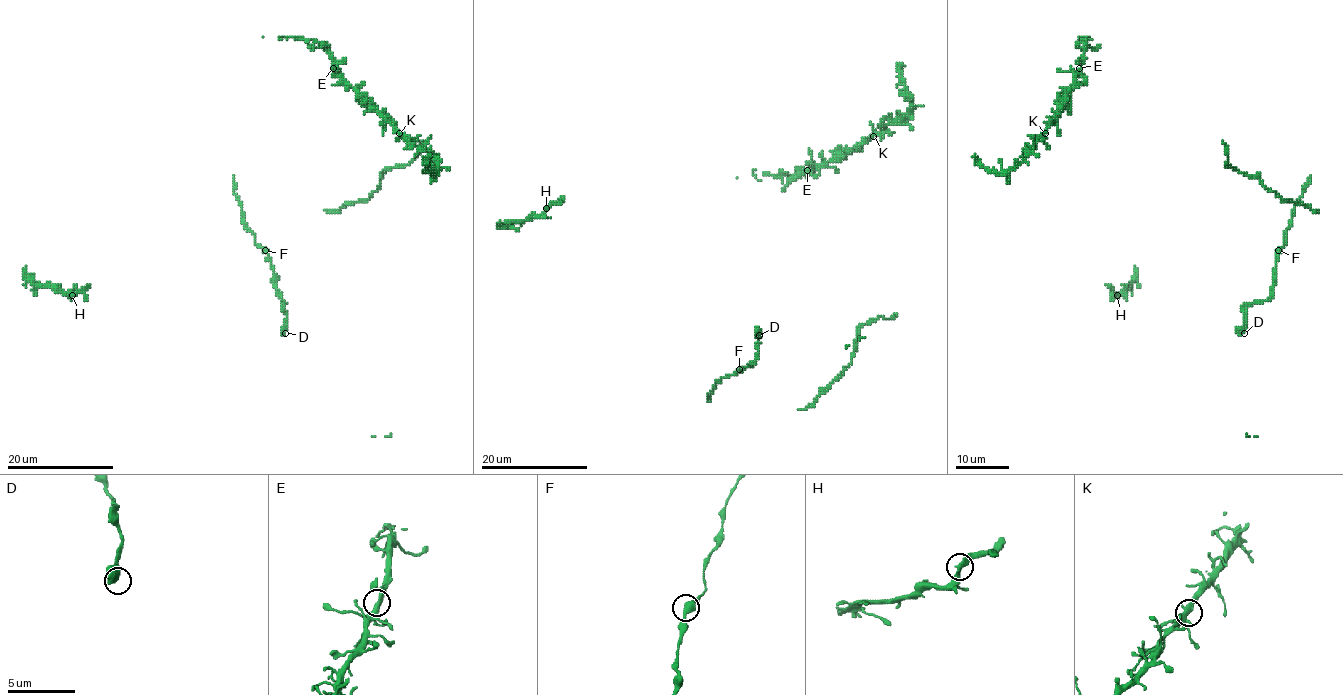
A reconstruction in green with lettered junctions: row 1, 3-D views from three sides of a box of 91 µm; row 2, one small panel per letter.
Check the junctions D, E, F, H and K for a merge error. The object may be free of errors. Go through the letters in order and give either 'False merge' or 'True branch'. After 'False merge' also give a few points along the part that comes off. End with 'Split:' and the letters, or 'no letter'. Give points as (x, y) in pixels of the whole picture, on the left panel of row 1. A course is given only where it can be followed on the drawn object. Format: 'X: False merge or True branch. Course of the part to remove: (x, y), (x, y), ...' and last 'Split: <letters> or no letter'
D: True branch
E: True branch
F: True branch
H: True branch
K: True branch
Split: no letter

